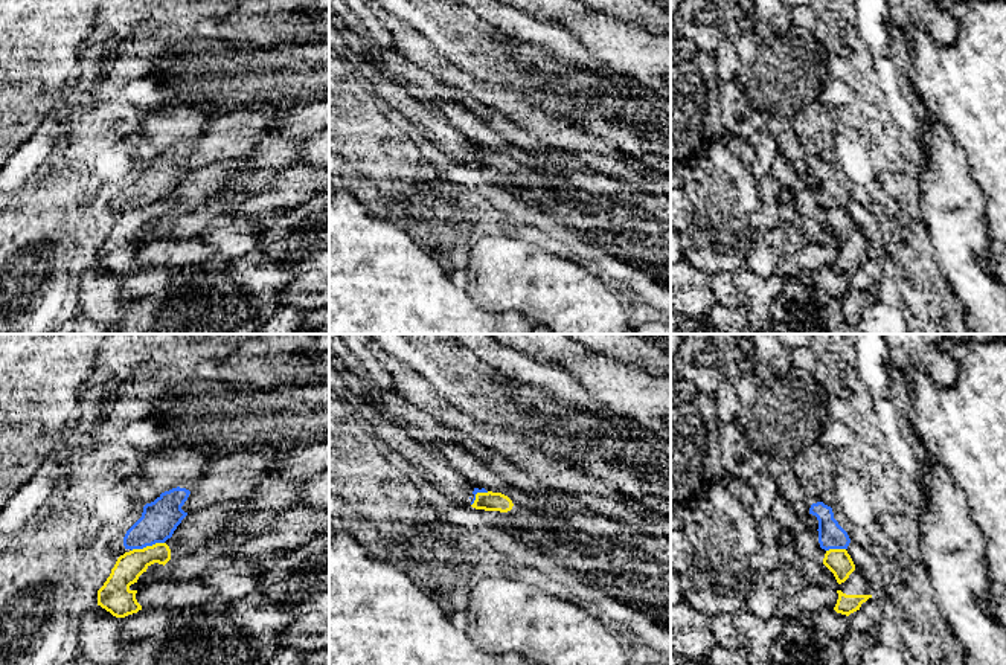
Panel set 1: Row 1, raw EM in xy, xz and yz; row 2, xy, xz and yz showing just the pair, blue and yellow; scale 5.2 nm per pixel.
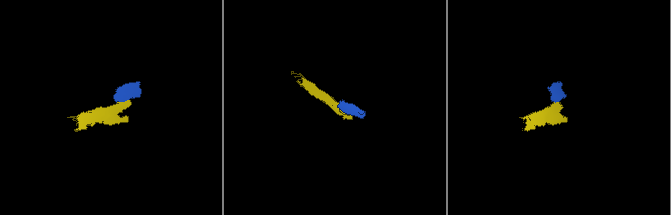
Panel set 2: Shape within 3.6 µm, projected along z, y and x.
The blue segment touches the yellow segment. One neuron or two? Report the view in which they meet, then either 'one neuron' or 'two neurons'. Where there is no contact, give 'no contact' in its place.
meets blue in xy; two neurons

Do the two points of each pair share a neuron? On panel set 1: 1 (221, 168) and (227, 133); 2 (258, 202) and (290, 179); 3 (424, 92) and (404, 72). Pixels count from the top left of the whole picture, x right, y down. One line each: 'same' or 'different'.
1: different
2: same
3: same

